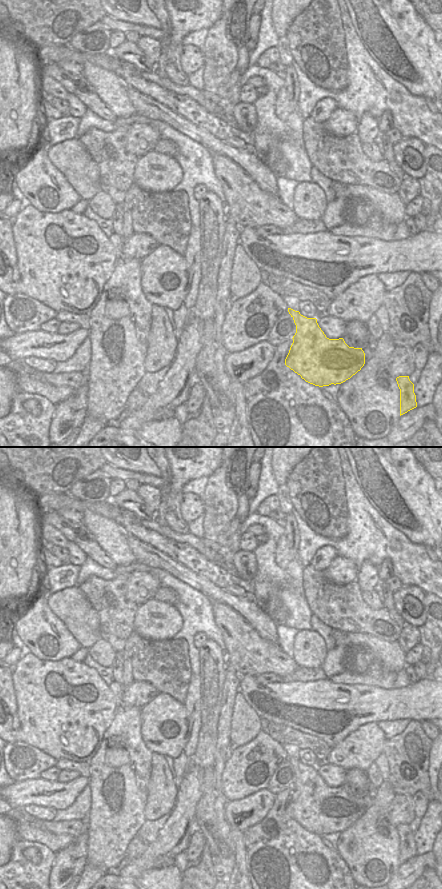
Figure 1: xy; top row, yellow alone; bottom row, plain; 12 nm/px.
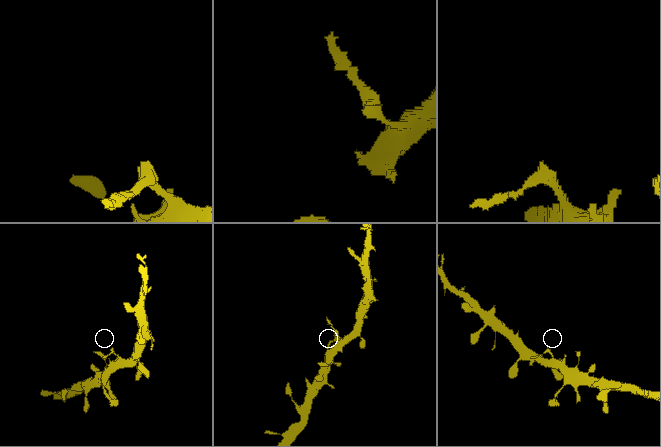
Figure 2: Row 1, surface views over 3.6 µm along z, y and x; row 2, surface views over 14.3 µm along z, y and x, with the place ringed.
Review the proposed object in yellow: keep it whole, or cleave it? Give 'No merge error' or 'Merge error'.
Merge error.

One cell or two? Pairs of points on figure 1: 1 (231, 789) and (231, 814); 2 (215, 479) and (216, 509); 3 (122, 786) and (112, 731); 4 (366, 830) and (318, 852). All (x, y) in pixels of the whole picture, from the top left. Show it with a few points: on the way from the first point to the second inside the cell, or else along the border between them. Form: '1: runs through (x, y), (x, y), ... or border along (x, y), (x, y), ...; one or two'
1: border along (254, 793), (228, 801); two
2: runs through (216, 486), (216, 502); one
3: runs through (134, 770), (134, 745), (128, 739); one
4: border along (336, 851), (347, 865), (349, 871); two

